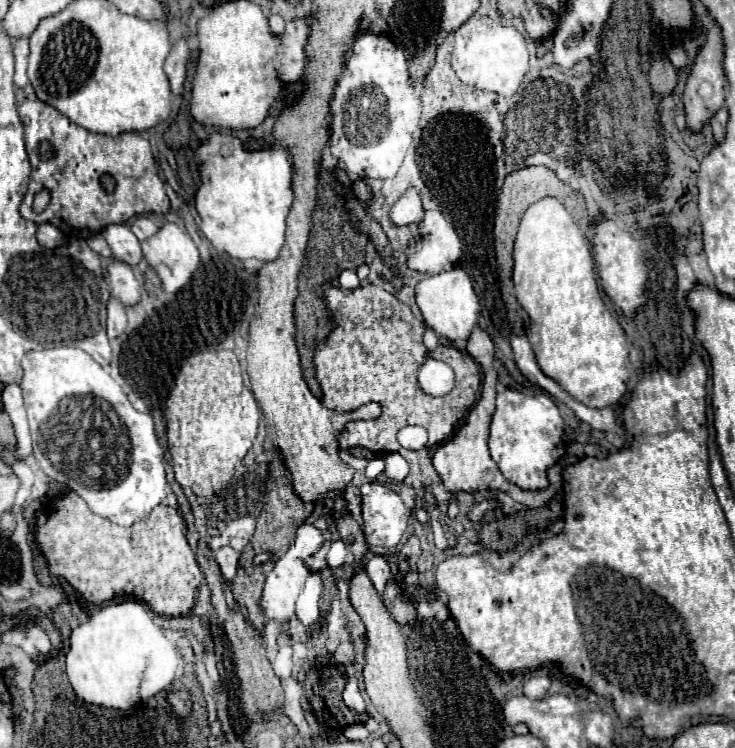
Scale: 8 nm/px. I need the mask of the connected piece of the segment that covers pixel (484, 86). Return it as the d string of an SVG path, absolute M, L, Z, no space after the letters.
M474 14L454 32L452 70L464 84L476 86L480 90L490 90L502 96L512 96L518 90L524 74L528 72L526 40L518 30L502 26L488 16Z

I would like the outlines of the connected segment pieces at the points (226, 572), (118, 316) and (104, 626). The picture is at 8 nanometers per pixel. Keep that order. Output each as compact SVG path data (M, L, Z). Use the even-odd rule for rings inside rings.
M226 546L226 548L220 548L216 552L216 562L222 570L222 576L230 582L234 576L236 576L236 568L238 568L238 558L240 558L240 552Z
M116 298L108 300L106 330L108 330L108 338L116 338L126 330L126 308L122 302L116 302Z
M128 600L100 608L88 622L72 630L66 674L76 696L84 702L126 710L166 690L174 682L178 660L176 646L154 624L154 612L138 600Z

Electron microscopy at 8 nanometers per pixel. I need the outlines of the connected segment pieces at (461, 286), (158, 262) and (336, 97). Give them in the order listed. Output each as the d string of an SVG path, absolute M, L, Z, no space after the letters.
M462 268L428 276L416 286L416 302L422 310L424 324L432 328L438 336L448 340L468 340L472 330L480 324L480 302L474 292L470 276Z
M166 222L164 226L160 226L160 230L154 236L144 240L142 252L144 252L144 258L148 260L148 264L158 270L158 276L162 278L166 292L178 292L200 266L200 254L198 254L196 242L188 236L188 232L182 226L178 226L174 222Z
M358 36L330 98L332 154L360 178L394 178L412 142L420 112L422 98L410 80L404 52L388 36Z

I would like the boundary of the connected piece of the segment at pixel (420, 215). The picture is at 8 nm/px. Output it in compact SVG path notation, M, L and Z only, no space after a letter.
M410 186L390 208L390 222L398 228L408 224L420 224L424 220L426 208L424 208L424 196L418 188Z

